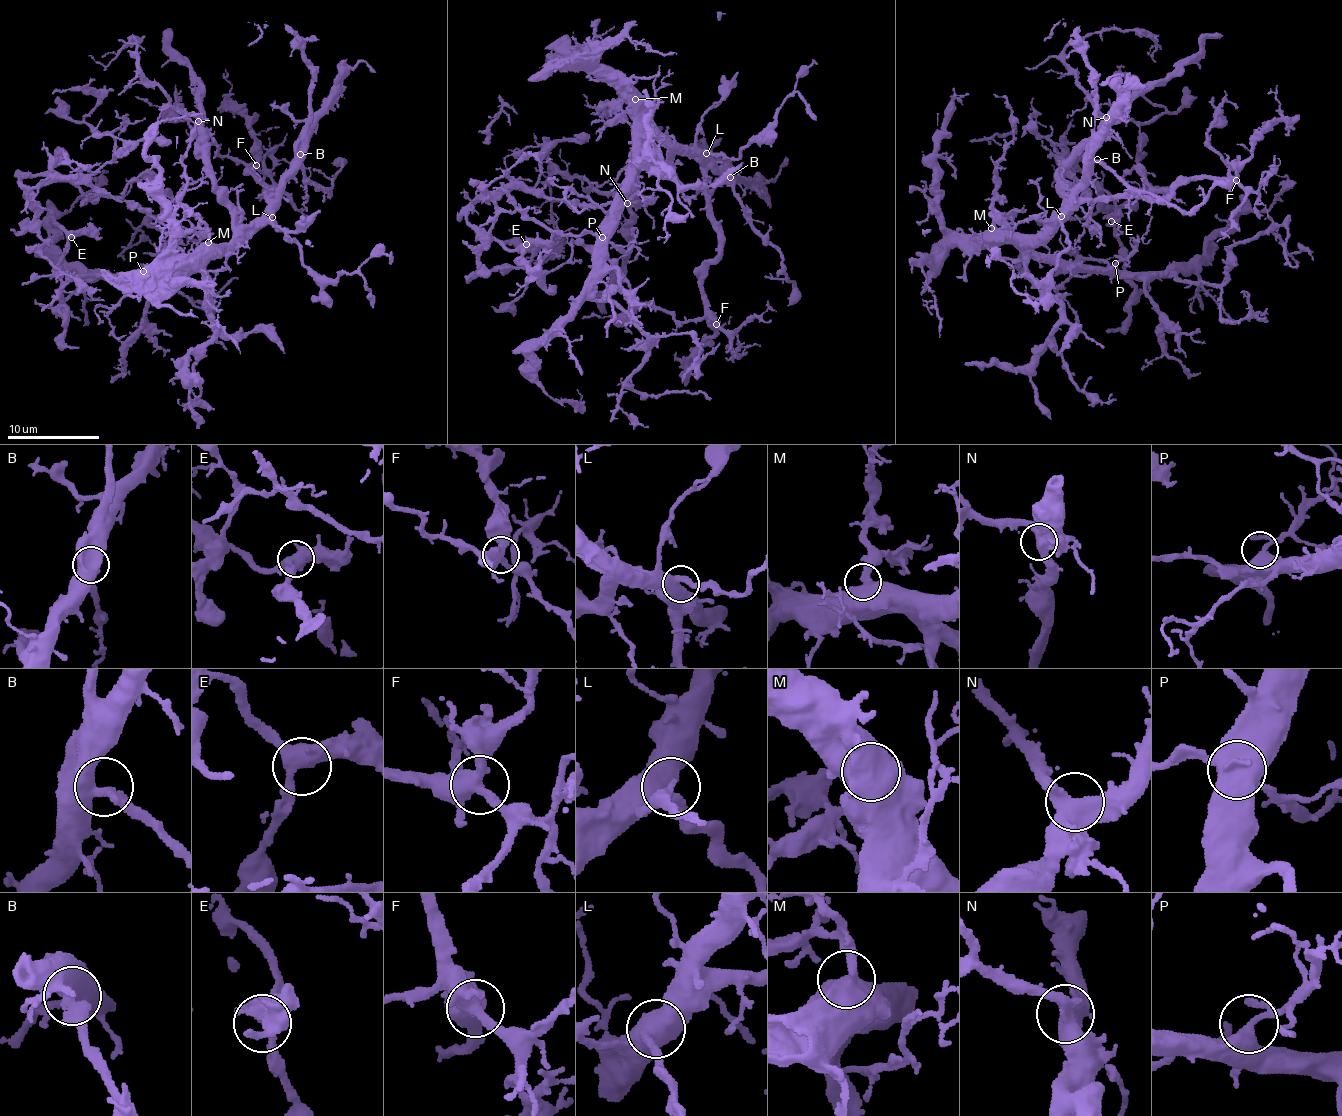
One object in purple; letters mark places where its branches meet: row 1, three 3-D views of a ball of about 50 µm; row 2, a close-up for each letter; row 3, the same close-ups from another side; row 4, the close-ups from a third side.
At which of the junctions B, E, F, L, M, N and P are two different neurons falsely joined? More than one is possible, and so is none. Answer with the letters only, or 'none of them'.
none of them

